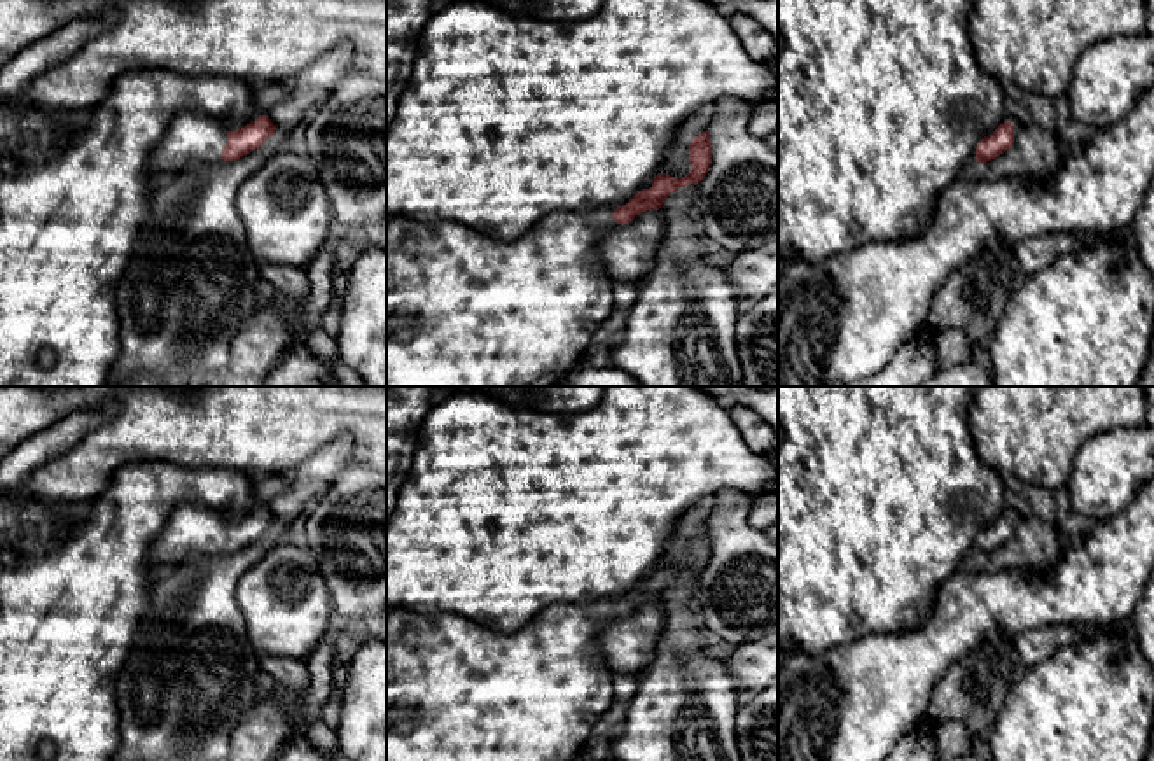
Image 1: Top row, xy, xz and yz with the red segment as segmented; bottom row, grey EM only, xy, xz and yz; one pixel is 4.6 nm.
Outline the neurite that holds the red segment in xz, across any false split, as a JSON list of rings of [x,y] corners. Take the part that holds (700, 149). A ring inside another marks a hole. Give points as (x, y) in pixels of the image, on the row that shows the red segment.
[[[710,131],[699,133],[689,143],[689,164],[691,171],[685,177],[656,175],[650,189],[642,189],[622,206],[600,206],[589,212],[553,212],[514,241],[493,240],[458,222],[425,224],[402,217],[386,222],[386,387],[560,387],[577,369],[582,355],[593,345],[594,331],[615,310],[614,282],[594,259],[596,238],[610,229],[629,224],[642,212],[659,210],[664,199],[678,187],[699,184],[712,164]]]

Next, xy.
[[[187,105],[175,112],[163,140],[152,149],[149,168],[161,175],[177,173],[192,161],[240,159],[259,149],[273,133],[275,126],[266,115],[241,129],[226,131],[208,112]]]

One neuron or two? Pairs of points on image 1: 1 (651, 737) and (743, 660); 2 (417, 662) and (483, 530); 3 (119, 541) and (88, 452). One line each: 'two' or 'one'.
1: two
2: two
3: two

